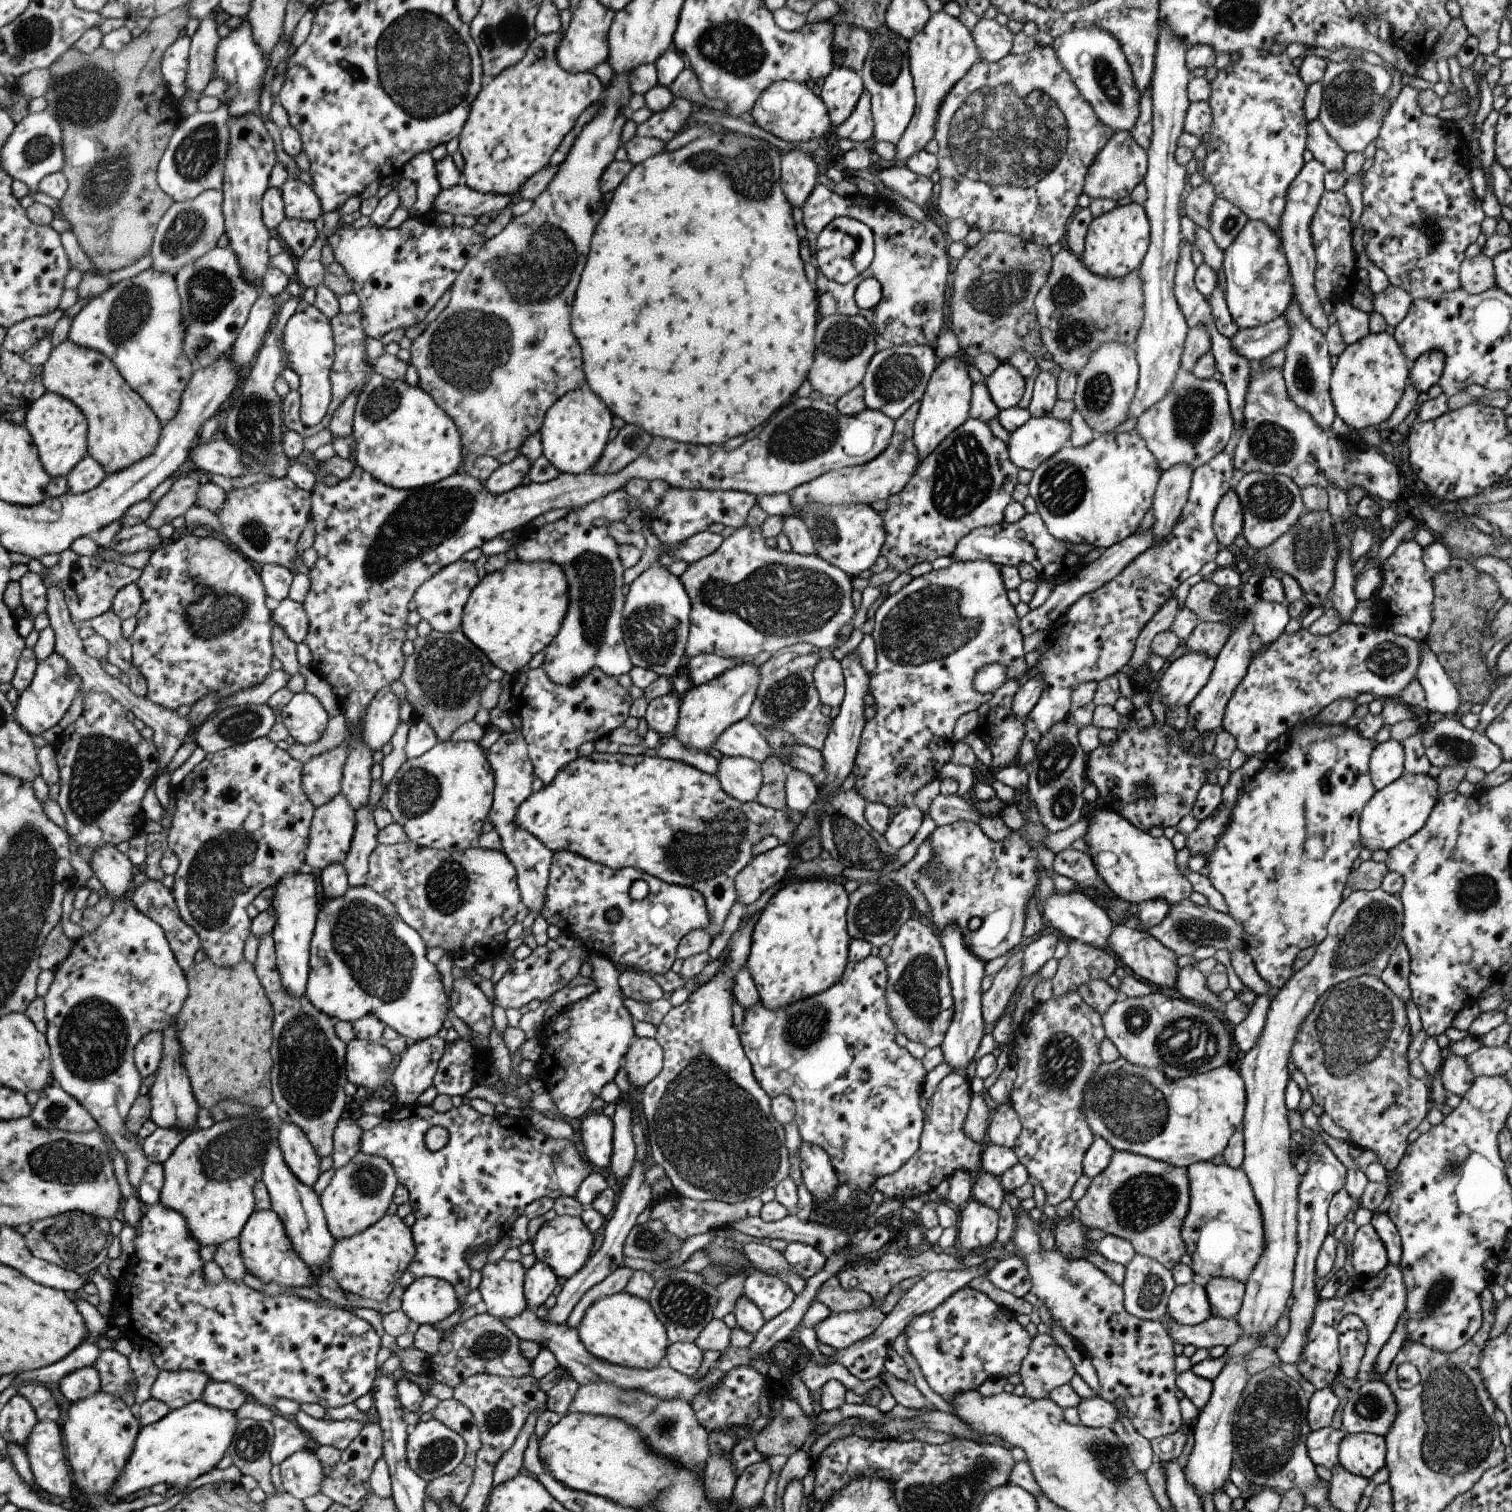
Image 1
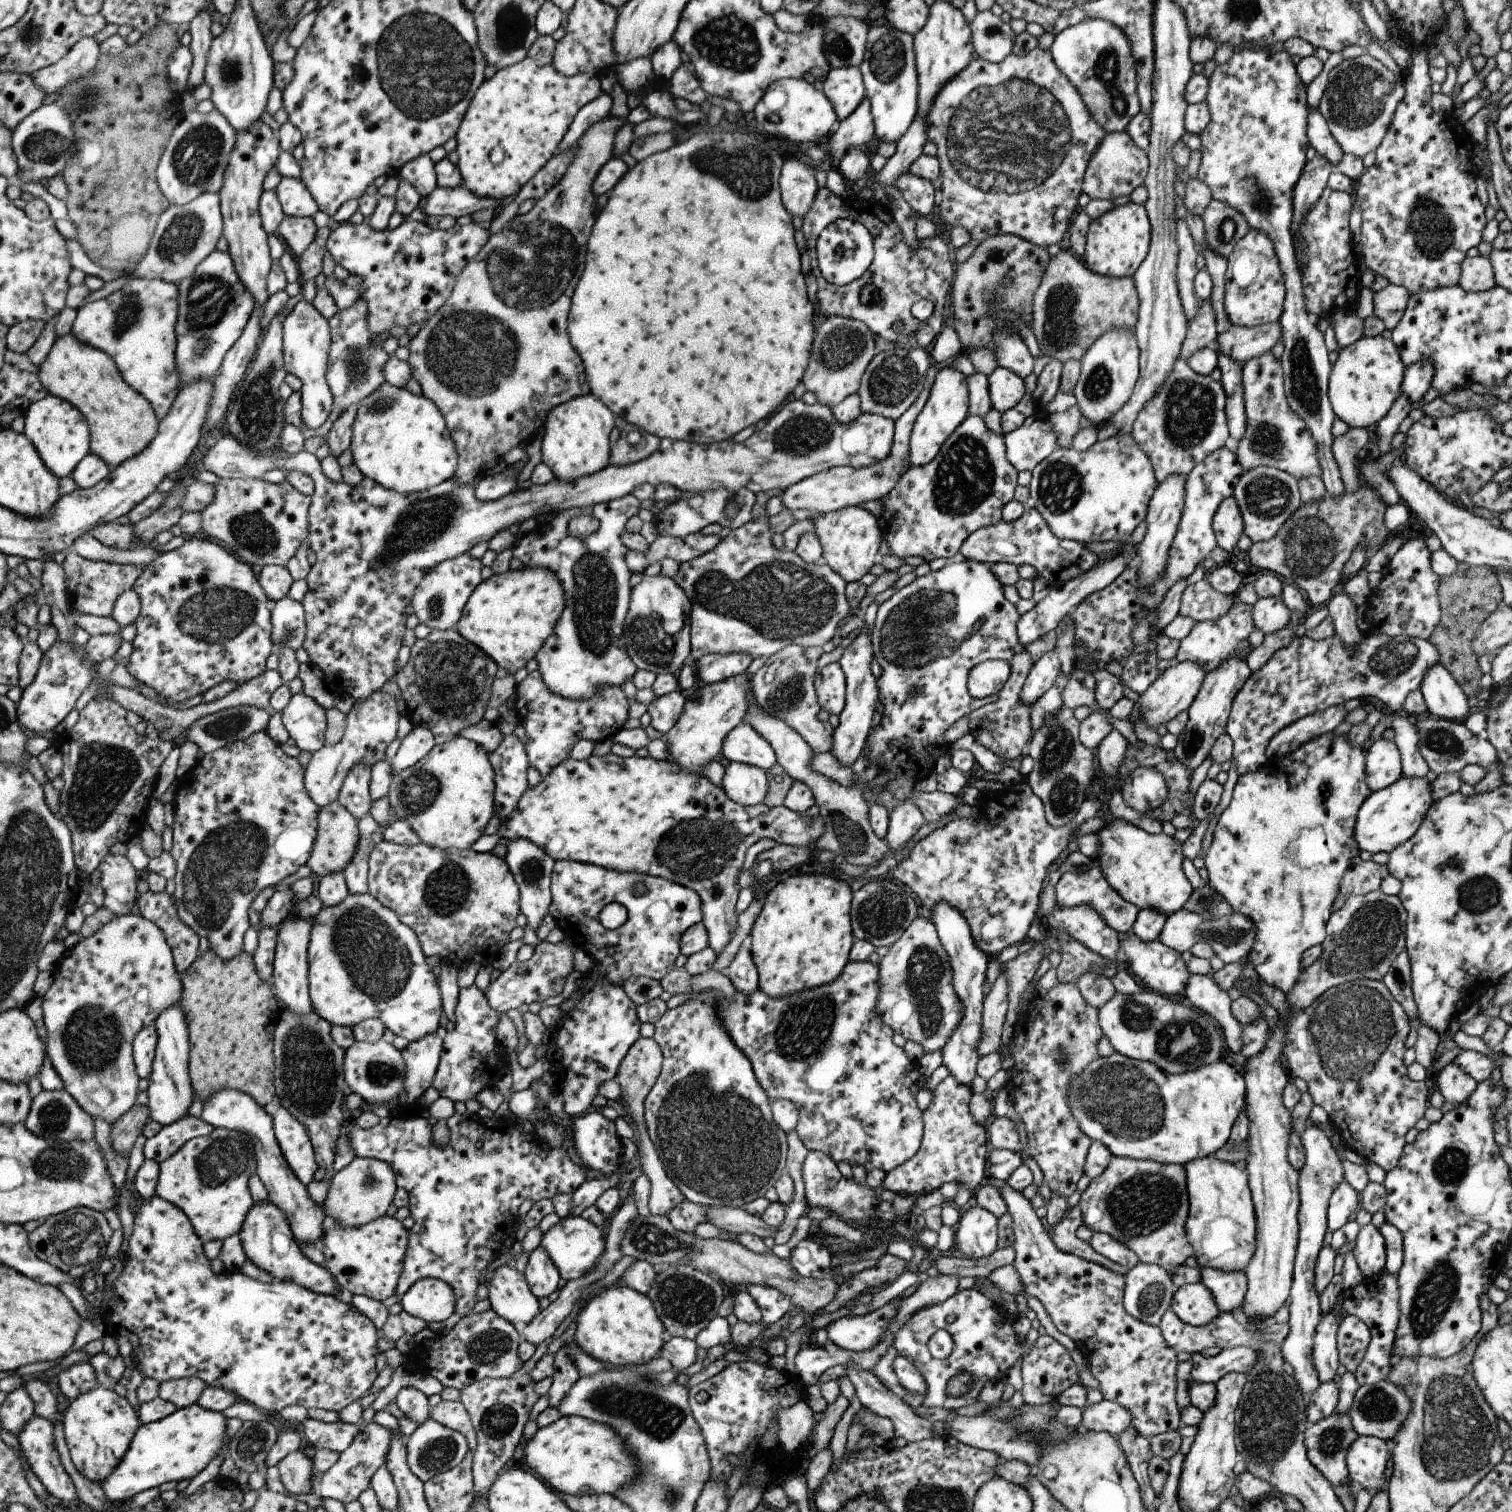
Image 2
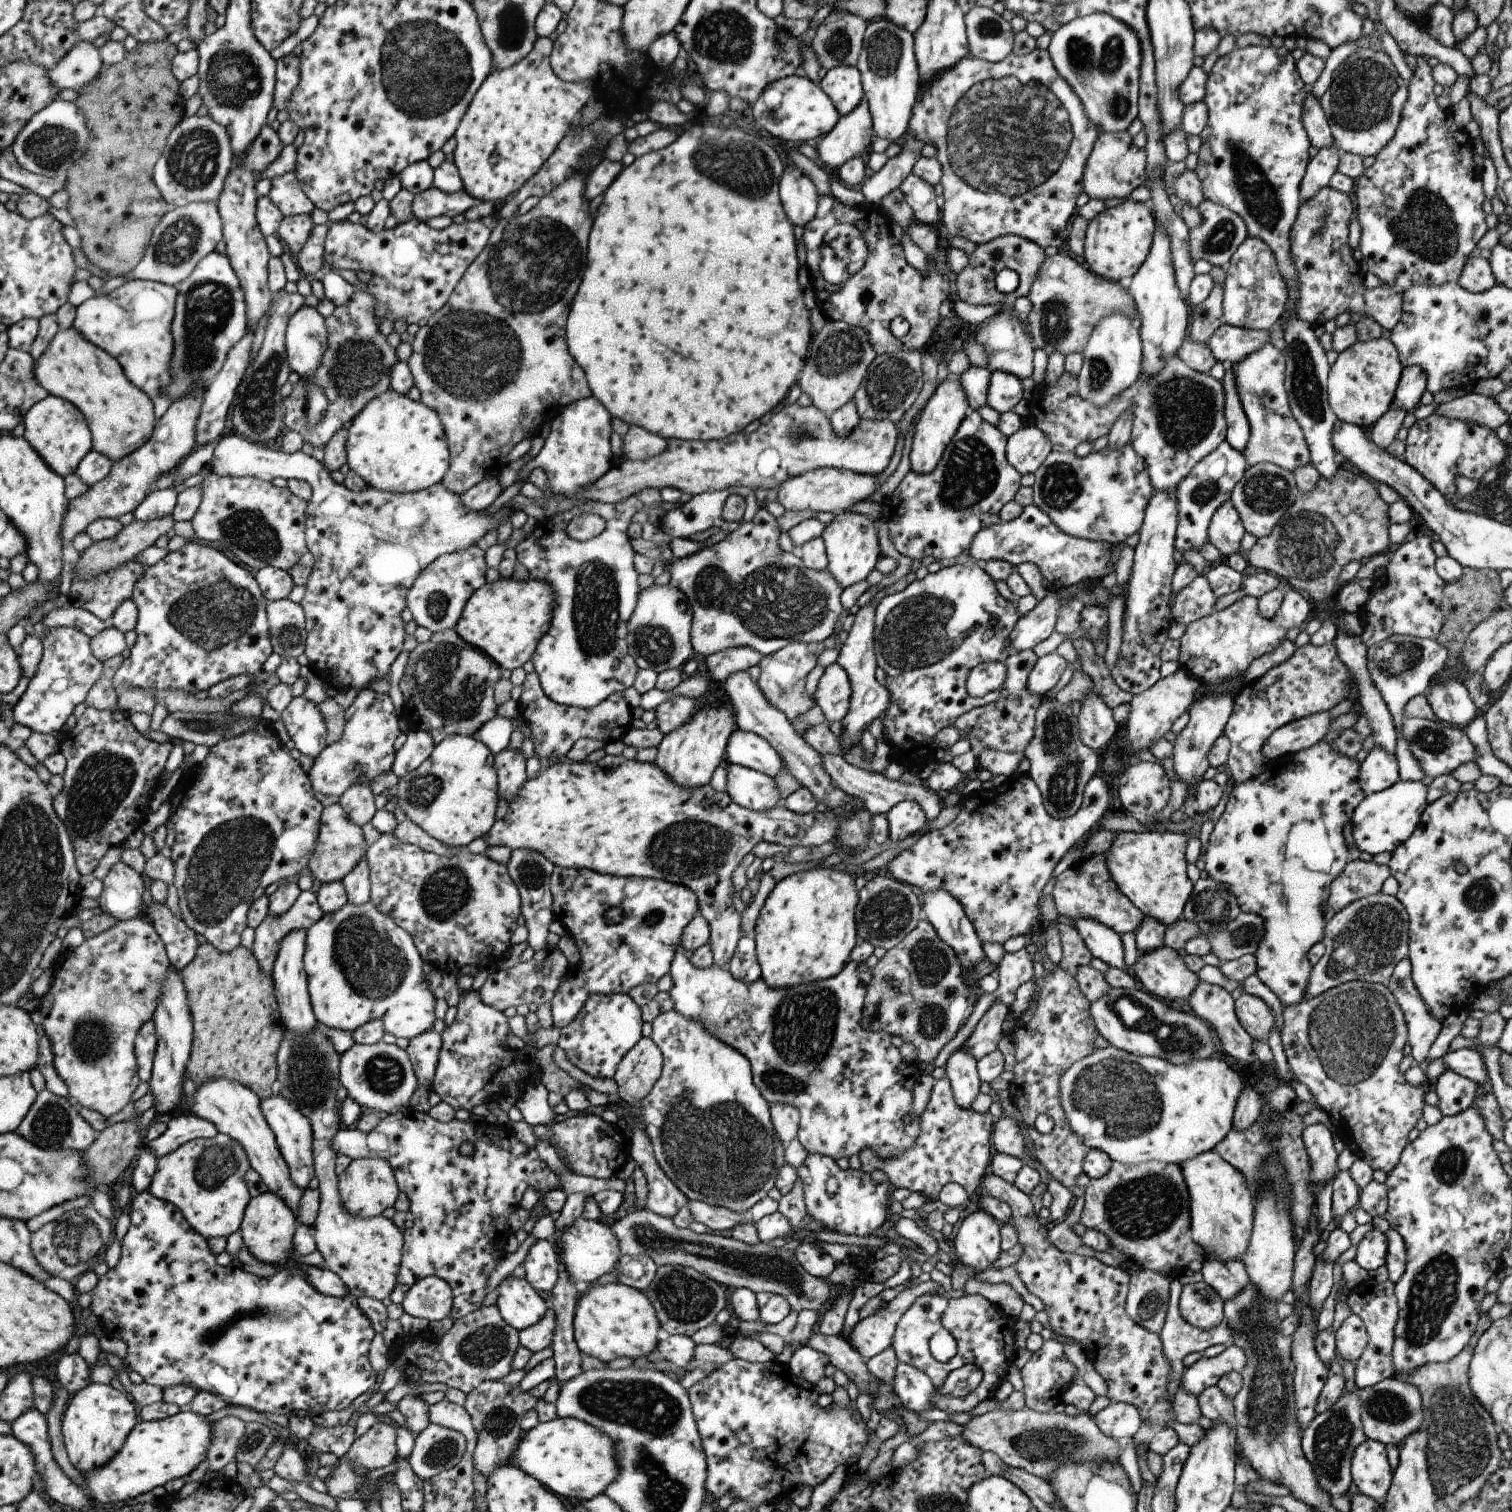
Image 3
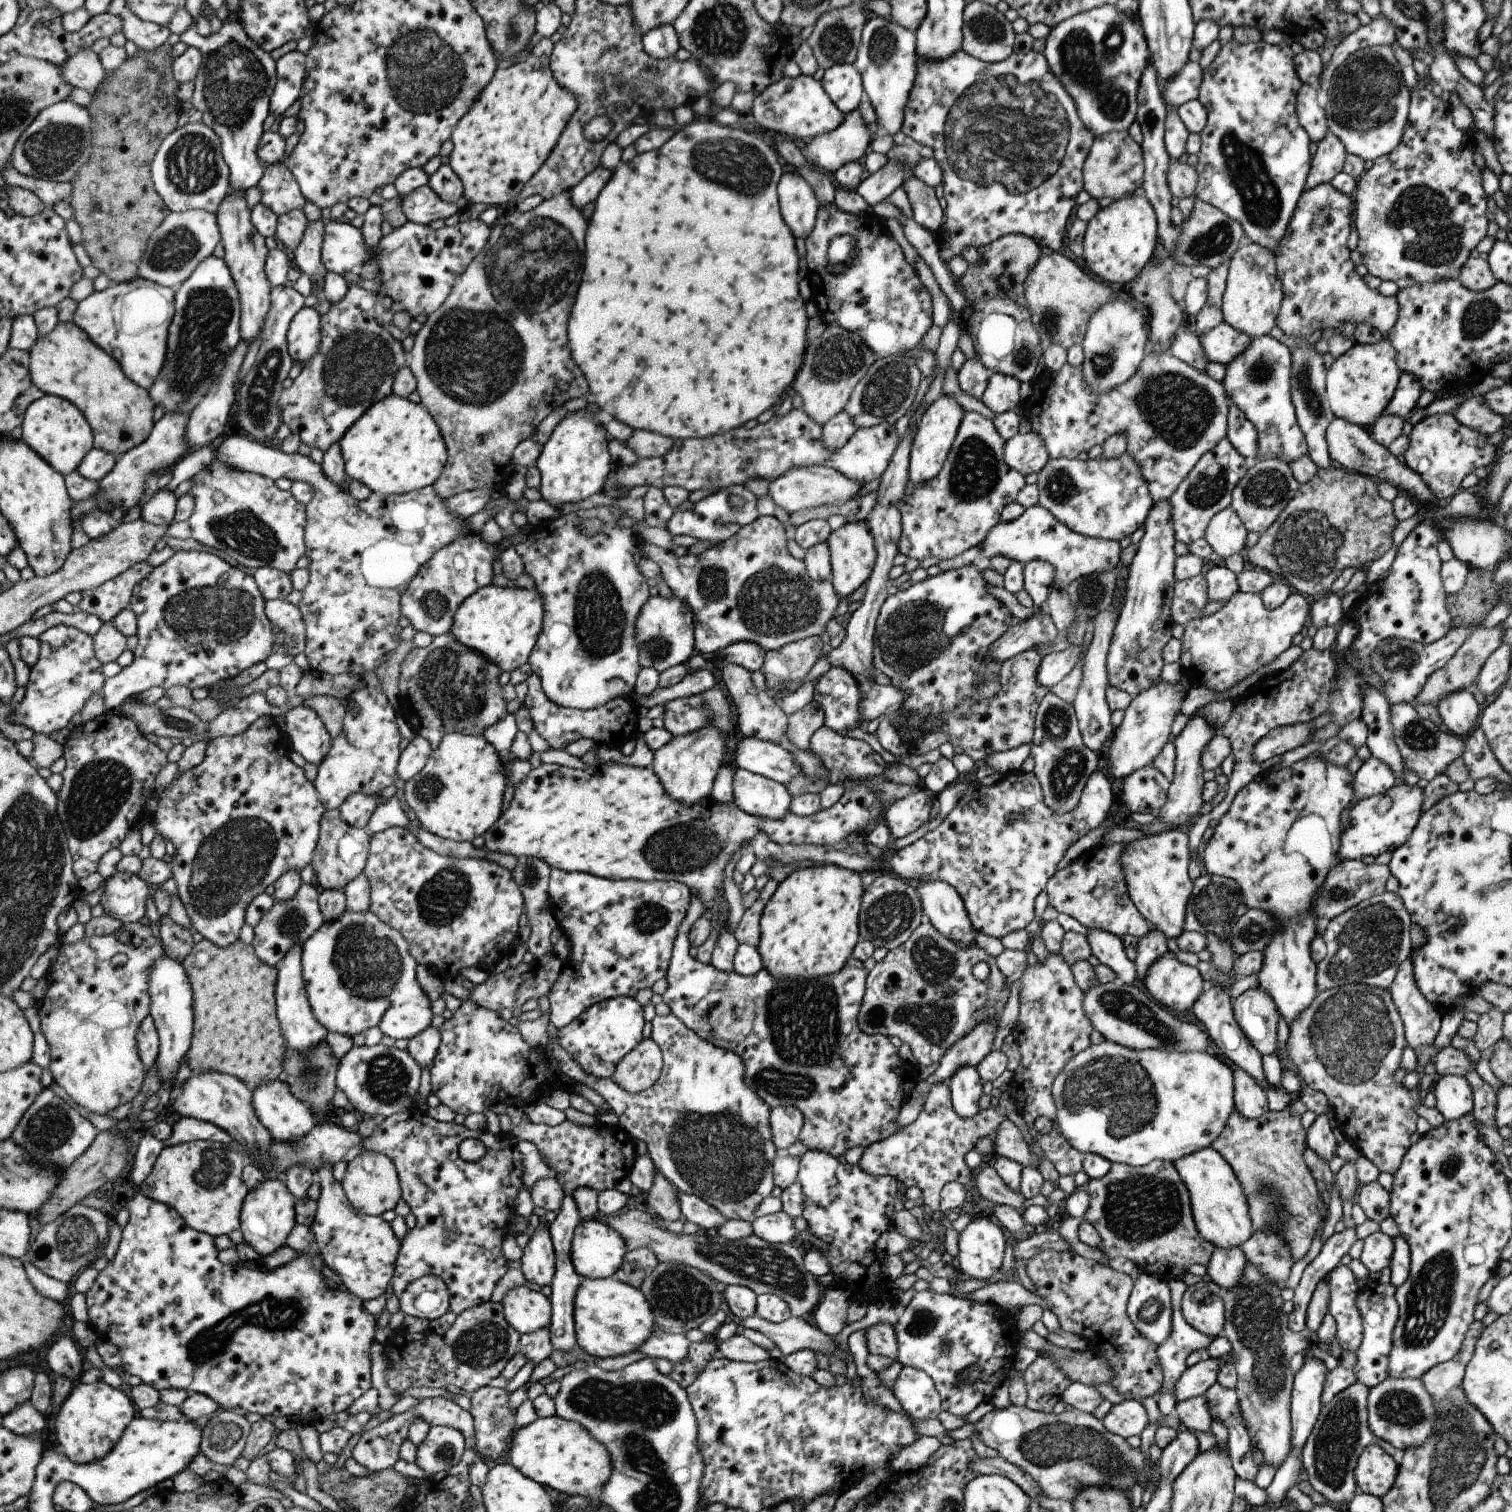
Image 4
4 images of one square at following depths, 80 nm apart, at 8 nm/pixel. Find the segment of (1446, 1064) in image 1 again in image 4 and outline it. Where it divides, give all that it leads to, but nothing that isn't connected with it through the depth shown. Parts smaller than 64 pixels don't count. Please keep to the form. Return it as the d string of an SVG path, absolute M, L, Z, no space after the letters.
M1441 1075L1433 1085L1435 1108L1445 1121L1459 1118L1472 1110L1472 1090L1464 1076Z

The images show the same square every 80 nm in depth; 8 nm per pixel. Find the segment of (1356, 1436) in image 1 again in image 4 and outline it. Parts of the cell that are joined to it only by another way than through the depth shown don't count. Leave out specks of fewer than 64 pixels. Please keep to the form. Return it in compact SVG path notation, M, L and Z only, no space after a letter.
M1377 1444L1367 1445L1356 1458L1356 1466L1353 1469L1353 1478L1357 1492L1373 1495L1381 1498L1391 1488L1394 1483L1398 1467L1398 1460L1386 1454Z

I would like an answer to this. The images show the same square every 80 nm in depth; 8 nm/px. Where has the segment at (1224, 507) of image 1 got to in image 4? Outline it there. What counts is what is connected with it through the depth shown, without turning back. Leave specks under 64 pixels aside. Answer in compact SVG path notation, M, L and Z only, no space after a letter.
M1229 506L1216 512L1211 520L1207 523L1204 530L1203 538L1207 541L1207 544L1213 549L1213 555L1216 561L1223 561L1227 556L1235 554L1243 554L1245 551L1245 537L1247 534L1246 528L1240 521L1240 518L1234 513L1234 510Z

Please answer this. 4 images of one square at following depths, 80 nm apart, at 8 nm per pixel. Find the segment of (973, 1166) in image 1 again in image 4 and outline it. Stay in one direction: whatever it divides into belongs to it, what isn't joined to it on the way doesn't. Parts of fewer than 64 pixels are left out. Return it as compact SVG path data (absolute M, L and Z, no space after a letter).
M948 1083L932 1084L927 1096L925 1096L922 1110L919 1112L916 1120L910 1125L902 1128L899 1127L894 1135L882 1141L877 1141L873 1145L863 1147L863 1151L857 1162L858 1167L863 1170L863 1172L872 1175L889 1175L898 1182L900 1188L917 1186L921 1191L924 1204L929 1206L934 1216L936 1216L939 1211L939 1191L944 1184L951 1181L958 1182L962 1185L971 1182L973 1169L967 1167L967 1164L963 1160L965 1154L967 1154L969 1150L974 1150L977 1140L981 1140L981 1138L985 1138L986 1136L992 1138L993 1133L997 1130L996 1126L1003 1119L1006 1119L1005 1114L1007 1111L1017 1110L1015 1108L1015 1103L1013 1103L1012 1099L1008 1096L1009 1092L1003 1089L999 1097L999 1112L990 1106L989 1108L979 1110L979 1112L975 1113L973 1116L960 1117L953 1110L949 1091Z

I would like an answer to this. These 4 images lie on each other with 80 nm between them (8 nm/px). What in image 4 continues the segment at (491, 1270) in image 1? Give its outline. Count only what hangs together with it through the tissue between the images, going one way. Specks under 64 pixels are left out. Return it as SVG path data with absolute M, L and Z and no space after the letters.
M529 1284L513 1287L500 1300L504 1319L519 1333L547 1327L550 1321L550 1302Z

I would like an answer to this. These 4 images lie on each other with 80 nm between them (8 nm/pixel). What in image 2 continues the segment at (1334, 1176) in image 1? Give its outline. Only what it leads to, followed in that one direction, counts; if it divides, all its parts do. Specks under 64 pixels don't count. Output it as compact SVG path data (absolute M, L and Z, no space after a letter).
M1306 1126L1300 1135L1303 1145L1304 1163L1298 1172L1299 1199L1296 1219L1298 1233L1294 1261L1292 1264L1292 1279L1289 1289L1288 1332L1279 1345L1279 1352L1284 1362L1293 1368L1292 1377L1303 1393L1312 1393L1321 1383L1311 1364L1312 1338L1320 1317L1318 1294L1314 1287L1314 1264L1319 1250L1323 1246L1323 1234L1327 1228L1326 1208L1333 1189L1344 1180L1344 1170L1341 1157L1336 1153L1334 1146L1327 1140L1321 1130L1313 1126Z

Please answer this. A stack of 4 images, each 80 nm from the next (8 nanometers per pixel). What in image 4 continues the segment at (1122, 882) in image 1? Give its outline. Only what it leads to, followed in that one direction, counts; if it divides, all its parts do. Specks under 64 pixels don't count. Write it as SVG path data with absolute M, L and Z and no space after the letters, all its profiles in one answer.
M1175 829L1143 835L1127 843L1118 858L1133 906L1151 928L1161 931L1167 939L1176 939L1184 930L1185 907L1192 887L1192 881L1187 875L1190 858L1187 844L1187 835Z

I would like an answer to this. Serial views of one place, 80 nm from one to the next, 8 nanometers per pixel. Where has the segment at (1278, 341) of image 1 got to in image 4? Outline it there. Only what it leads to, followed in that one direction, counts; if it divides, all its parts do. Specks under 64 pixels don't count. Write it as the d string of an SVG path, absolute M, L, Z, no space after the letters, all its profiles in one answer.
M1225 322L1219 323L1198 339L1208 362L1219 362L1223 365L1228 365L1238 357L1253 340L1248 334L1231 328Z

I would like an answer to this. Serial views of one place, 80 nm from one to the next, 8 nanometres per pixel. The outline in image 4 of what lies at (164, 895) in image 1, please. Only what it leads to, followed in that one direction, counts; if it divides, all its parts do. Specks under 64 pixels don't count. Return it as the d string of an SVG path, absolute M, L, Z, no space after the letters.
M163 915L160 919L159 938L164 944L166 956L181 964L194 952L193 932L179 926L169 915Z

